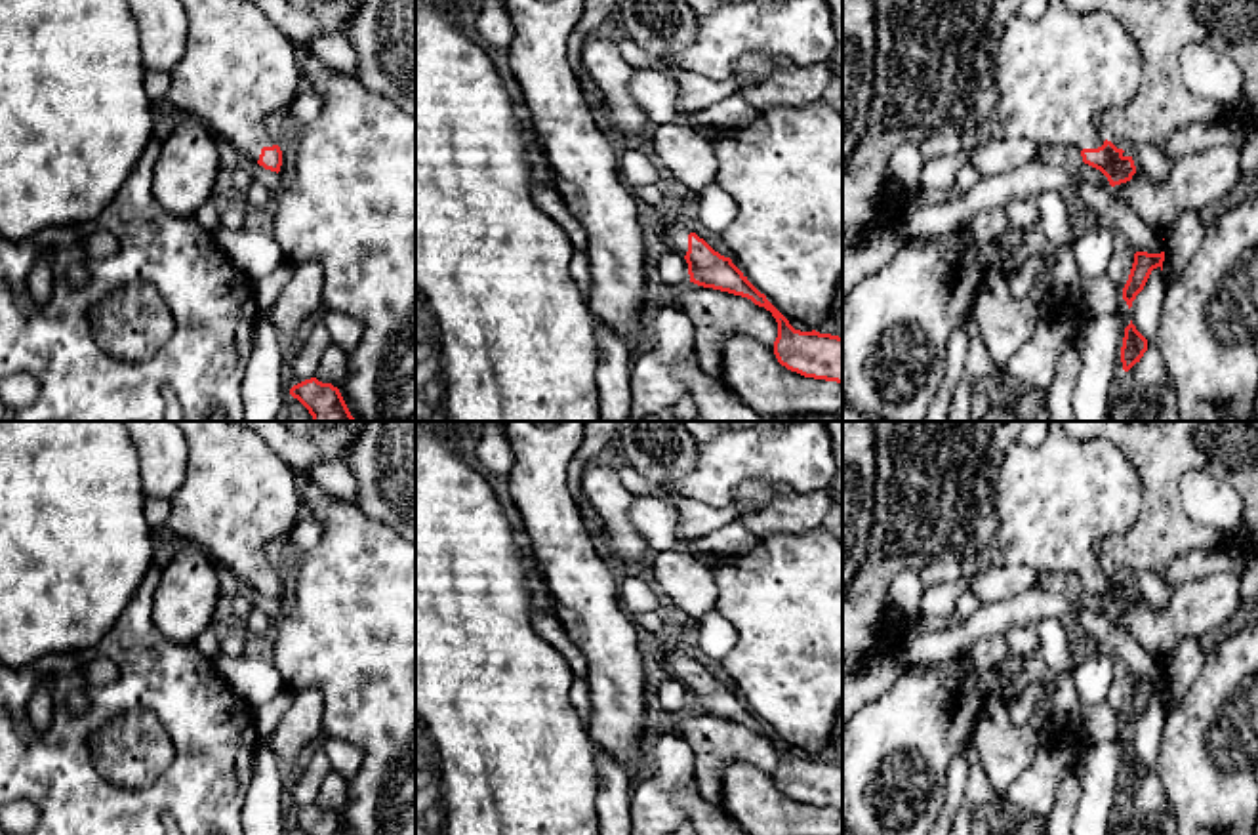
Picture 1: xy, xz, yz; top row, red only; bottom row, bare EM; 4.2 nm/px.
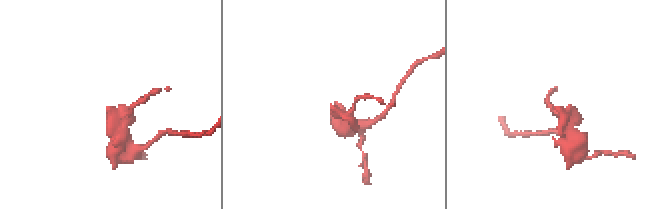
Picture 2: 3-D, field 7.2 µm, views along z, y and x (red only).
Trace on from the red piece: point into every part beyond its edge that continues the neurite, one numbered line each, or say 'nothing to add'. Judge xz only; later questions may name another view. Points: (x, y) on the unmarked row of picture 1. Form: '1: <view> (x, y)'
1: xz (675, 660)

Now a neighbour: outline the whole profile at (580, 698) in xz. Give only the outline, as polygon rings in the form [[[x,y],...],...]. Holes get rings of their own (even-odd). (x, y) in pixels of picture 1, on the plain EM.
[[[574,679],[570,686],[570,702],[574,709],[581,715],[581,719],[589,719],[591,715],[591,696],[587,679]]]

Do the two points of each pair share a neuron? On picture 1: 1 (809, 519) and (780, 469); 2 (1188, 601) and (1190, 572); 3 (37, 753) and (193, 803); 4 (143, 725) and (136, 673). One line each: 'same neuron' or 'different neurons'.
1: different neurons
2: different neurons
3: same neuron
4: different neurons

